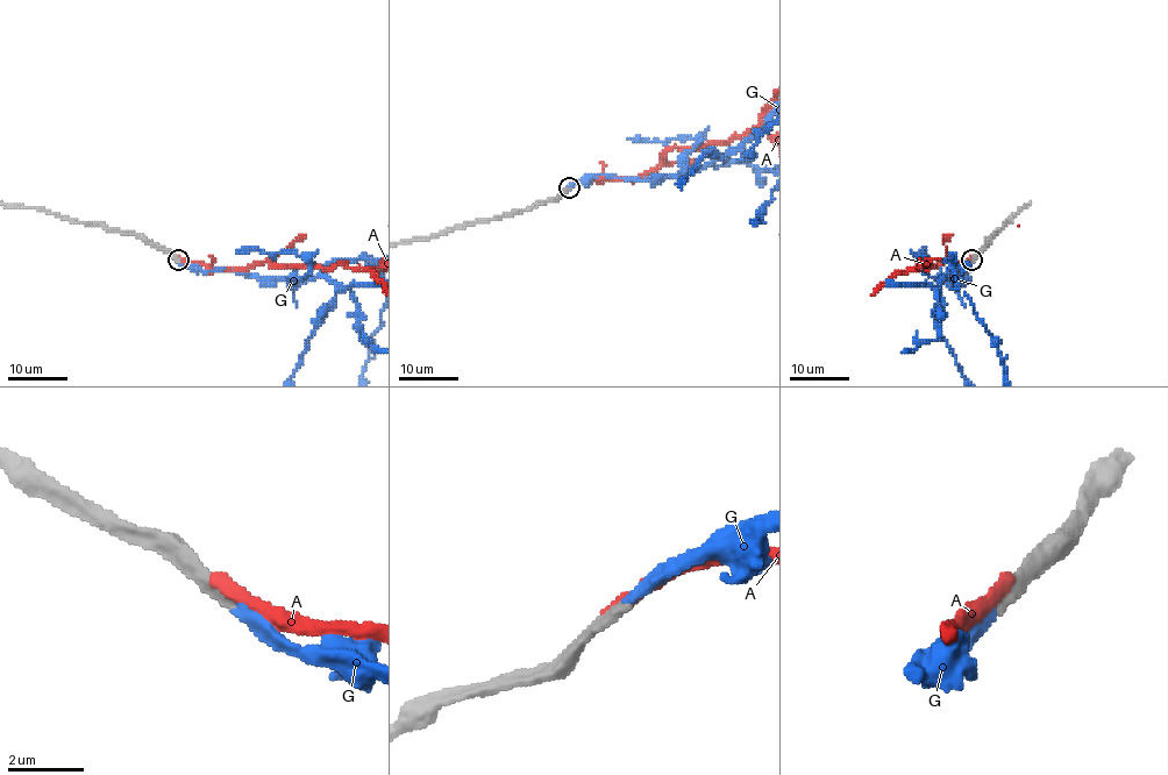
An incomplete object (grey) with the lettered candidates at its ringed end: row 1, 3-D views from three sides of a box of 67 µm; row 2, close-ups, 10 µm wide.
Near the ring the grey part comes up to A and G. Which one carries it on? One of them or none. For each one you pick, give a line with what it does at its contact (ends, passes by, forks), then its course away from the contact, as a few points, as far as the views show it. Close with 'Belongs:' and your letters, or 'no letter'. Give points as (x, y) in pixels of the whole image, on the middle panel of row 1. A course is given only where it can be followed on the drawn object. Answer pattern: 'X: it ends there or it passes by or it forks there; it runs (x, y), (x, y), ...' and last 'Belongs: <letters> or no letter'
G: it ends there
Belongs: G

